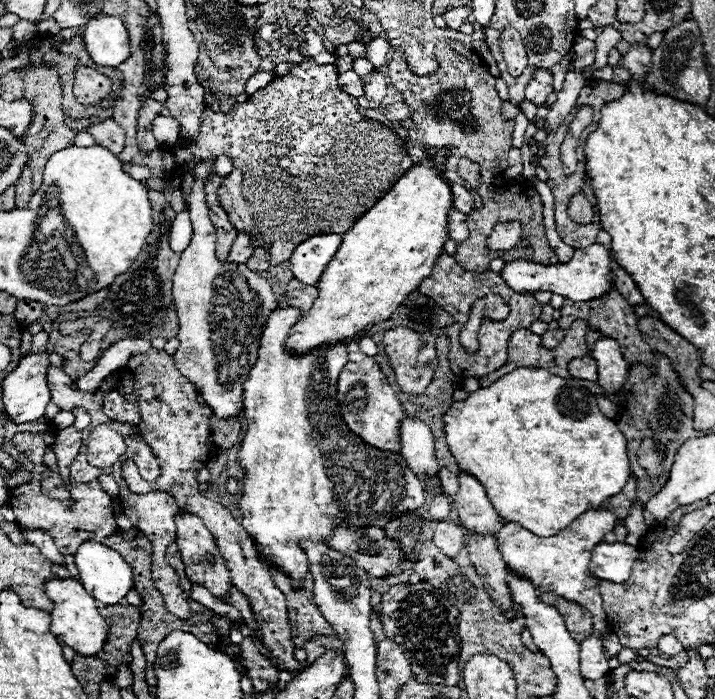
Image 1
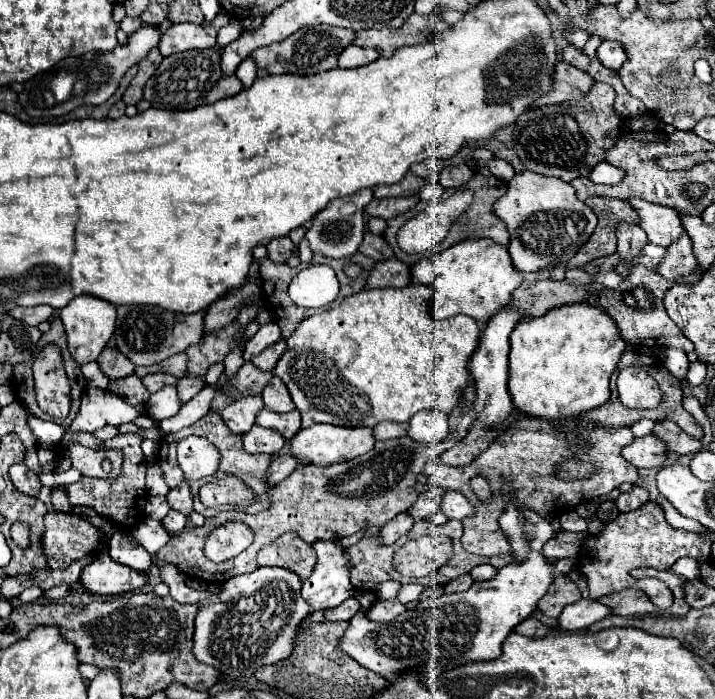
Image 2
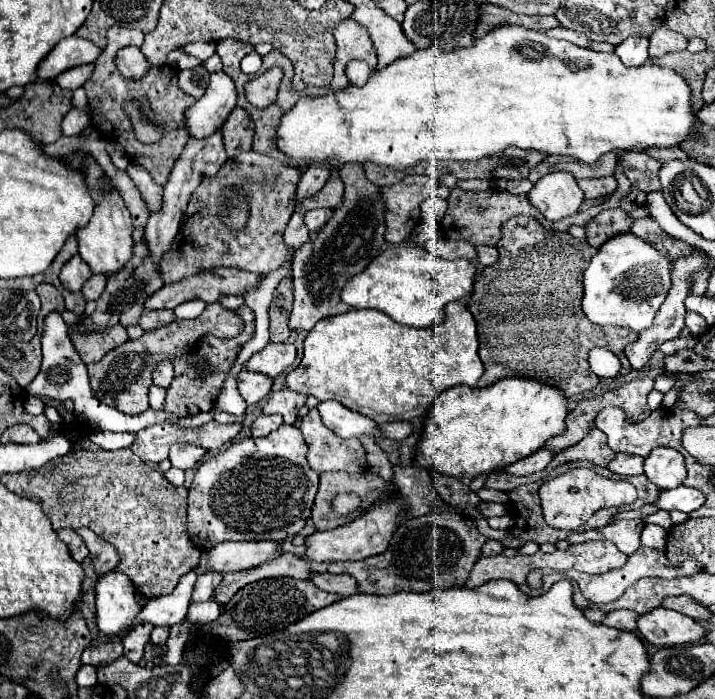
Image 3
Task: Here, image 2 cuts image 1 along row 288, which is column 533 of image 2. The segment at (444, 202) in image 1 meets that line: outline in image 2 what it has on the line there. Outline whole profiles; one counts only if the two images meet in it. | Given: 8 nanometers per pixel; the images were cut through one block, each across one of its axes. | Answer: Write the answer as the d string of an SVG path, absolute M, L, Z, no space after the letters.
M564 304L540 318L522 320L510 334L510 396L526 414L546 420L590 412L610 398L610 376L626 342L614 320L598 306Z

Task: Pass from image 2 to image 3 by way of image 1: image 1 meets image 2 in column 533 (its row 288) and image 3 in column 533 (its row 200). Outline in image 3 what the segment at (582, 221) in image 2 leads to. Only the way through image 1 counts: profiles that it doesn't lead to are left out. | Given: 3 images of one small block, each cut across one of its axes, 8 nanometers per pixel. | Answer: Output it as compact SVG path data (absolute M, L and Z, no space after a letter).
M550 172L534 184L528 200L546 220L562 220L578 212L584 194L570 172Z

